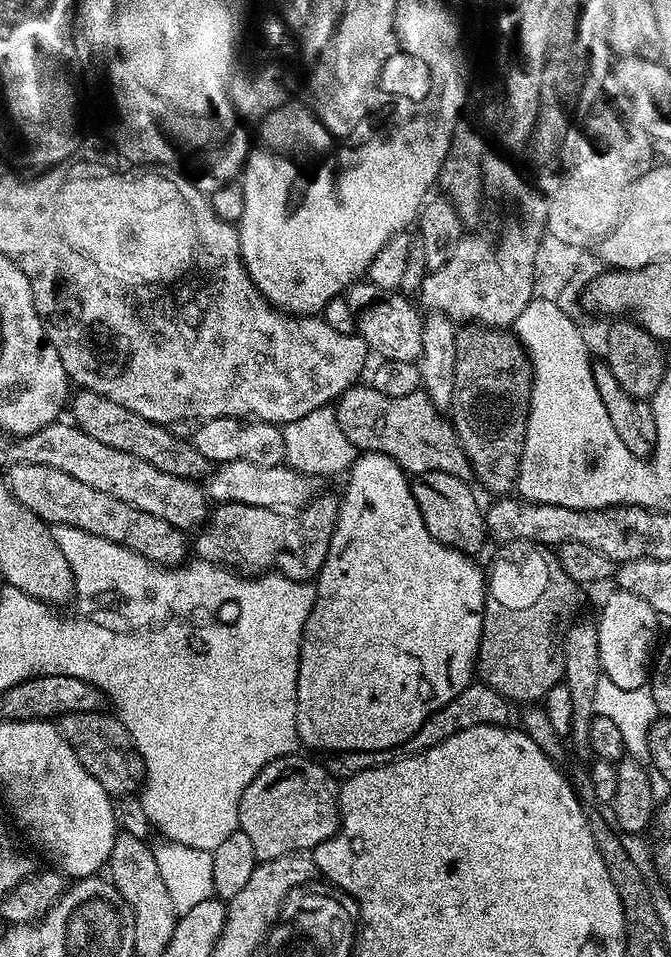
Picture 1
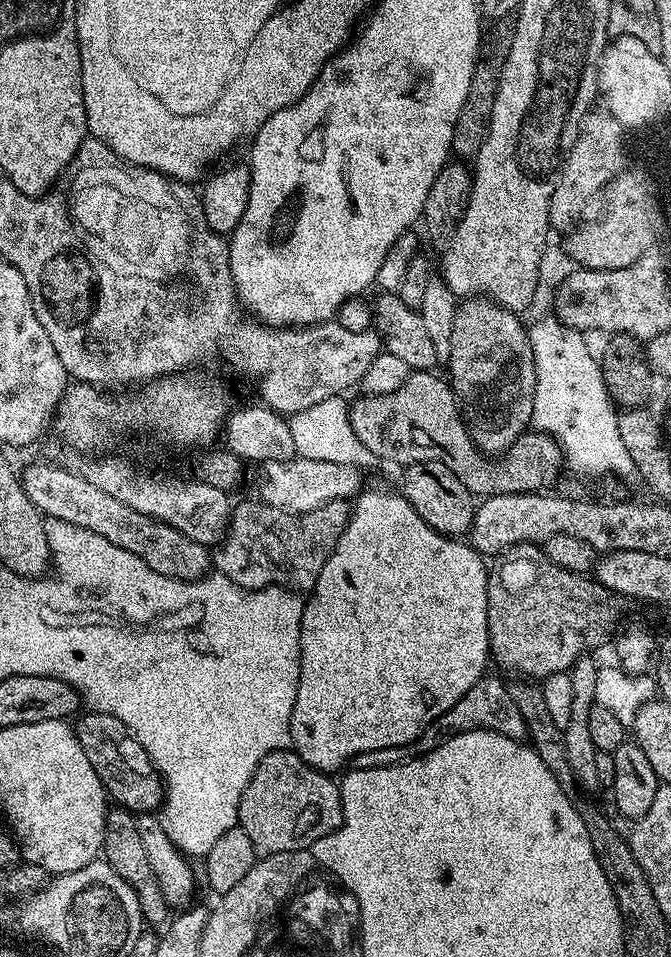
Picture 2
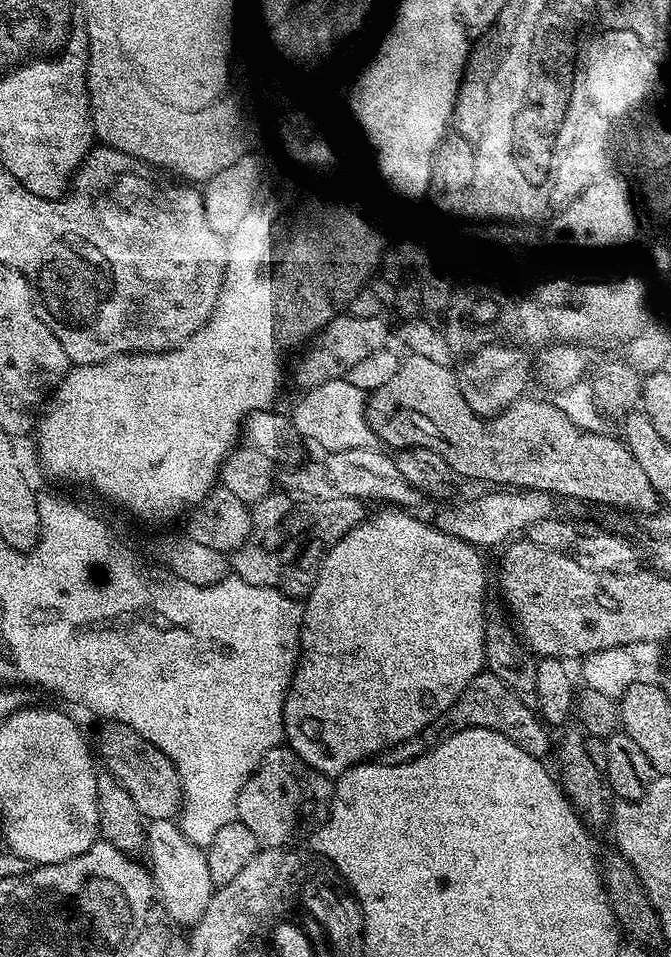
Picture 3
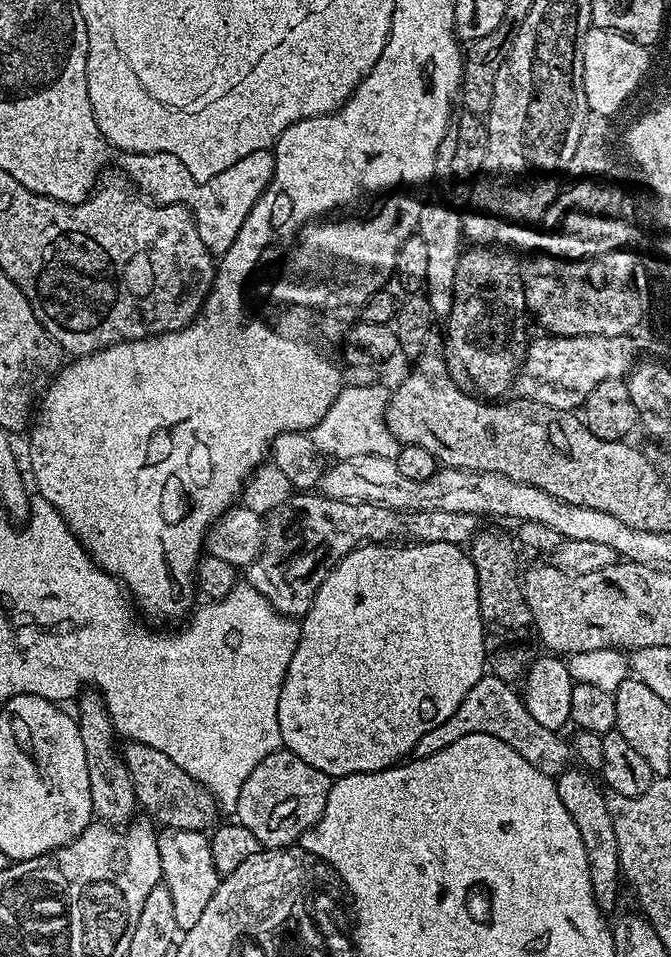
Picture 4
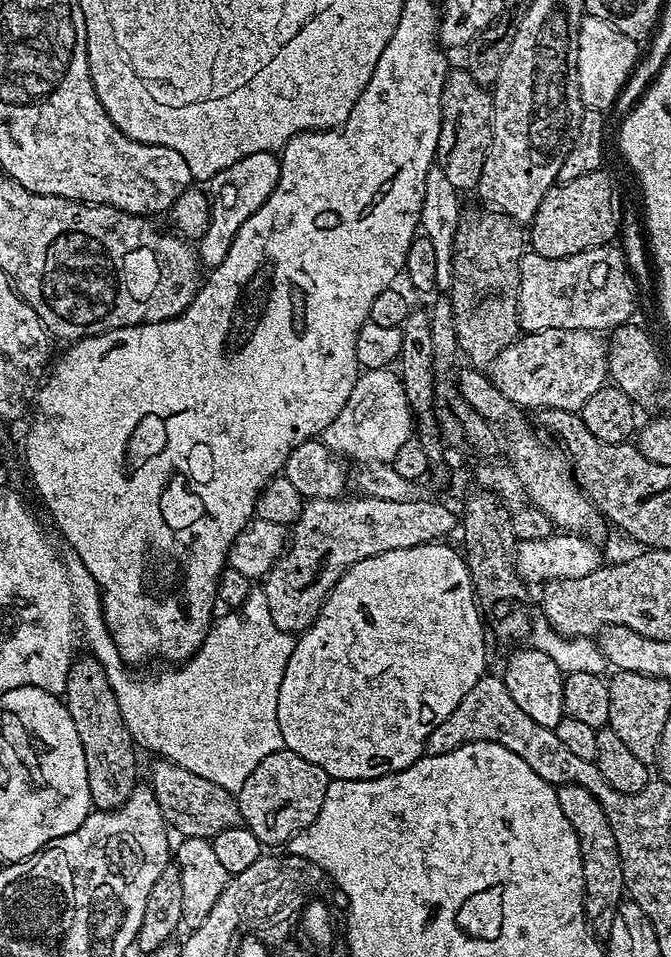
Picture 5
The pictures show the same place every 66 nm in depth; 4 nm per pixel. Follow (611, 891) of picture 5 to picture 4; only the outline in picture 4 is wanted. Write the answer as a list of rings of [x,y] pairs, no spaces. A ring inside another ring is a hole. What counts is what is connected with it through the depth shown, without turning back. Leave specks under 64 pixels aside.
[[[580,766],[565,768],[555,777],[555,781],[558,798],[562,798],[562,806],[566,806],[570,818],[574,818],[574,826],[578,826],[578,834],[582,834],[582,846],[586,850],[590,886],[596,905],[600,907],[601,912],[611,913],[611,908],[616,904],[616,895],[620,892],[620,884],[622,885],[622,873],[618,858],[618,838],[614,838],[614,822],[608,809],[605,789],[591,771]]]

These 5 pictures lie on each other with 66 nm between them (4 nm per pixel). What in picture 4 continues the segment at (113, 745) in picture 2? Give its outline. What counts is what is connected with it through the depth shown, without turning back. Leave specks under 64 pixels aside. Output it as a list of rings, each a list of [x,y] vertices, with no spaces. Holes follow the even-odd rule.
[[[128,742],[125,745],[122,748],[122,755],[130,772],[136,803],[143,811],[145,808],[153,816],[151,819],[157,825],[178,831],[204,832],[217,823],[217,801],[212,799],[197,780],[190,778],[186,770],[170,762],[170,758],[166,758],[162,750],[154,750],[154,746],[135,742]]]

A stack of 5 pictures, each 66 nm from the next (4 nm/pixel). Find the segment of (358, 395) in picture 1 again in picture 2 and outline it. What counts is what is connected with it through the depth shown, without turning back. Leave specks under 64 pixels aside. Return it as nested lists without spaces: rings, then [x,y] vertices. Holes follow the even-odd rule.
[[[416,370],[411,373],[405,380],[405,384],[400,388],[394,390],[393,393],[378,394],[377,396],[361,395],[360,400],[352,400],[348,417],[350,418],[350,426],[354,430],[356,435],[356,441],[362,446],[366,446],[366,450],[373,457],[377,456],[380,460],[389,460],[392,464],[400,464],[399,466],[407,466],[410,464],[417,464],[418,462],[442,462],[442,466],[447,466],[449,470],[454,470],[454,474],[458,474],[458,482],[462,482],[462,486],[466,486],[466,490],[472,492],[473,497],[487,498],[490,496],[501,496],[502,494],[510,494],[511,492],[543,492],[551,489],[551,484],[555,482],[560,476],[560,470],[562,472],[562,455],[560,445],[556,443],[547,433],[537,430],[529,430],[524,435],[519,436],[514,441],[508,451],[503,453],[499,458],[493,458],[483,452],[480,447],[470,438],[470,434],[466,430],[464,425],[464,418],[460,415],[460,405],[456,402],[456,396],[452,393],[452,384],[449,383],[443,375],[435,376],[432,370]]]

